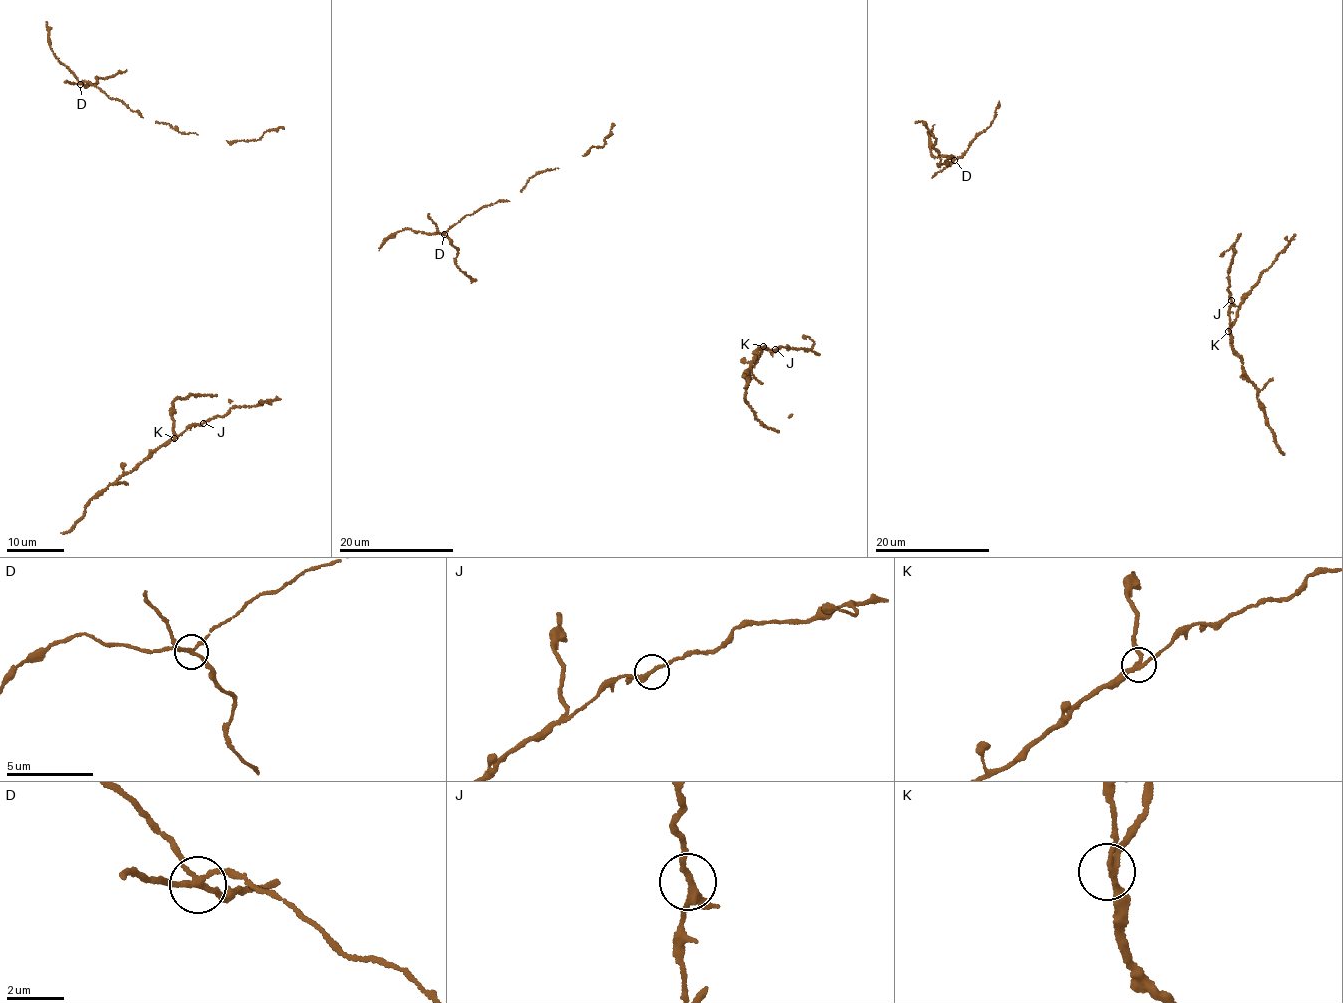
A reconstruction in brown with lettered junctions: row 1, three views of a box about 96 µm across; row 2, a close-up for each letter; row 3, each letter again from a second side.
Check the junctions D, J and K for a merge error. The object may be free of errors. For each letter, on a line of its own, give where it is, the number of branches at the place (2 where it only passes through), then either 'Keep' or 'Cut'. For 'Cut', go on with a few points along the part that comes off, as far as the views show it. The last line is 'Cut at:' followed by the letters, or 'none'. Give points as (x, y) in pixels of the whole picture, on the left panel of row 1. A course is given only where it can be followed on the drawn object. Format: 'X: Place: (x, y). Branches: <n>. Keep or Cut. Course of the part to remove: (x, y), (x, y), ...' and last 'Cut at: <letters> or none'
D: Place: (80, 84). Branches: 4. Cut. Course of the part to remove: (79, 84), (89, 86), (96, 79), (113, 77), (126, 70)
J: Place: (203, 423). Branches: 3. Keep
K: Place: (174, 438). Branches: 3. Keep
Cut at: D

